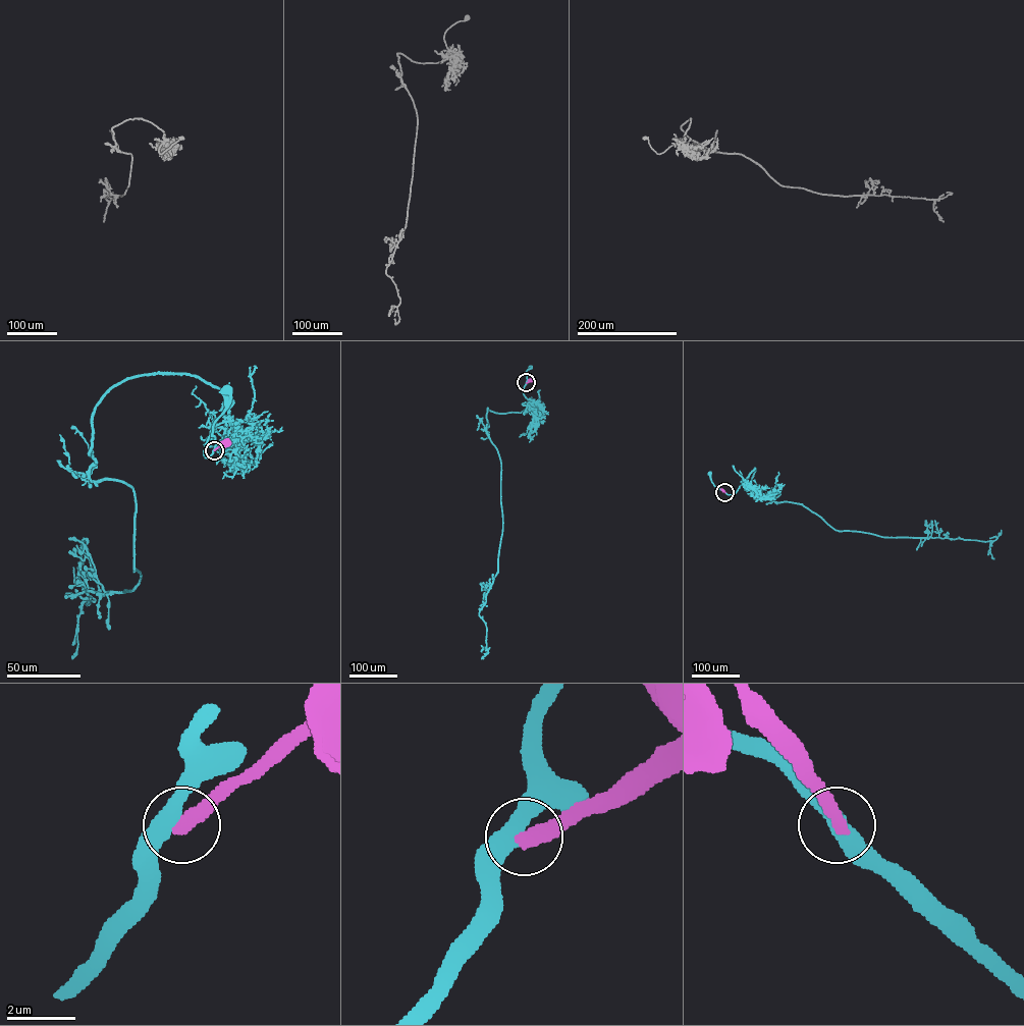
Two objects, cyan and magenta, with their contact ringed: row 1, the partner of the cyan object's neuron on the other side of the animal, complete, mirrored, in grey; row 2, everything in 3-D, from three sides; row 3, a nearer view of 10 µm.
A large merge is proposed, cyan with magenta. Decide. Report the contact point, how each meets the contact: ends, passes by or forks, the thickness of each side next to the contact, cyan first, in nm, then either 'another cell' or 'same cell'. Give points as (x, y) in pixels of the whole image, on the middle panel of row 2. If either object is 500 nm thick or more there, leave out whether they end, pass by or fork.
at (526, 382); cyan passes by; magenta ends there; 440 nm thick on the cyan side, 400 nm on the other; another cell

